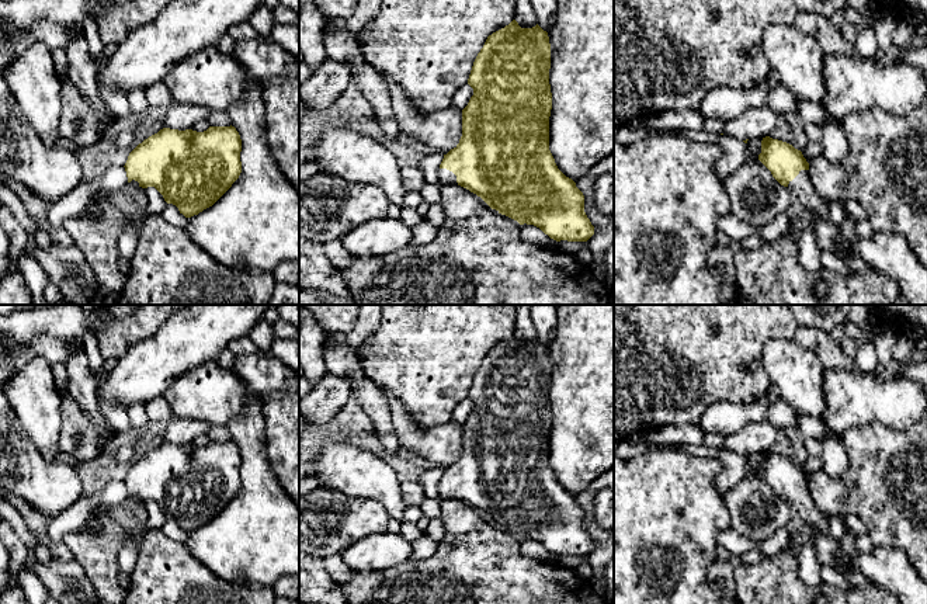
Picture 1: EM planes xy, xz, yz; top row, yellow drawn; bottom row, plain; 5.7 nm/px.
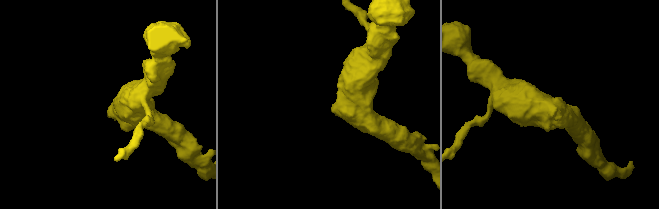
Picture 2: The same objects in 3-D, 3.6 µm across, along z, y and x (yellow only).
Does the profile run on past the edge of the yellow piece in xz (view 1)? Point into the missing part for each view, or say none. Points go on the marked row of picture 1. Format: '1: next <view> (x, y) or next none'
1: next xz (447, 177)

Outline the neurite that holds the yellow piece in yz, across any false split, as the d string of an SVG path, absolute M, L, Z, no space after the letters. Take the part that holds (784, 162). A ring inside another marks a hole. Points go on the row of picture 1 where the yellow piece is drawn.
M772 139L761 140L758 160L771 171L772 177L795 194L806 211L815 214L815 230L822 251L843 250L843 239L839 226L827 219L829 202L824 201L809 178L809 163L802 152L792 145Z

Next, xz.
M513 20L508 25L487 37L468 79L473 96L462 110L462 136L459 143L444 155L440 164L440 185L458 184L480 197L499 214L517 221L520 225L534 225L556 242L587 242L594 235L594 226L584 212L584 195L576 187L576 183L558 169L549 150L552 110L549 69L549 37L538 24L532 28L521 28Z

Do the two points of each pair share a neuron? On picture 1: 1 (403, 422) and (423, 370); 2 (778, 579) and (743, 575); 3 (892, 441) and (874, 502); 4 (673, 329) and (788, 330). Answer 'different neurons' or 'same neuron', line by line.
1: different neurons
2: same neuron
3: same neuron
4: same neuron

